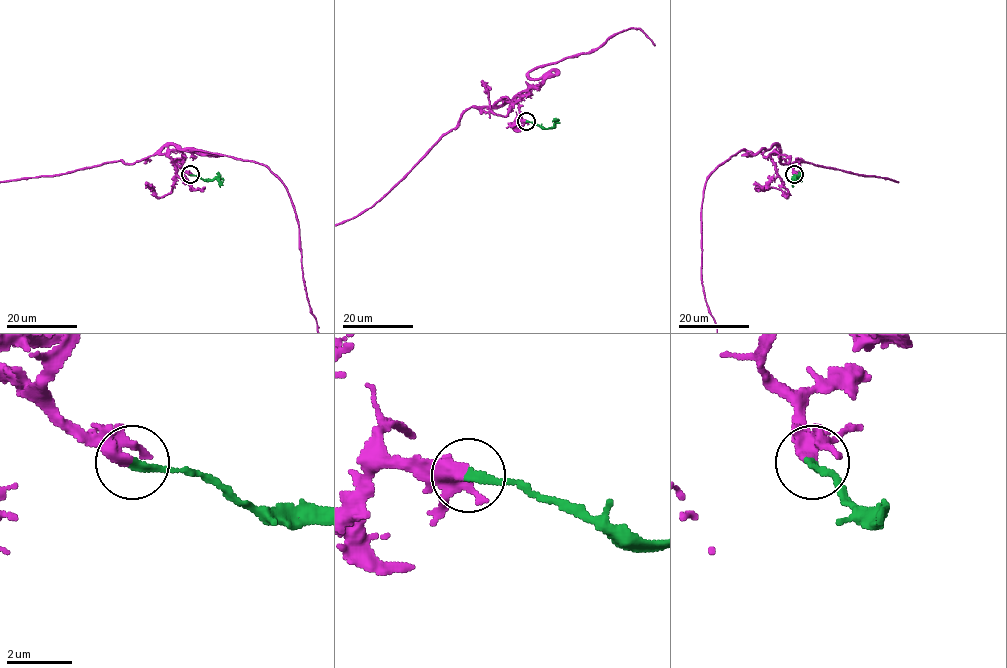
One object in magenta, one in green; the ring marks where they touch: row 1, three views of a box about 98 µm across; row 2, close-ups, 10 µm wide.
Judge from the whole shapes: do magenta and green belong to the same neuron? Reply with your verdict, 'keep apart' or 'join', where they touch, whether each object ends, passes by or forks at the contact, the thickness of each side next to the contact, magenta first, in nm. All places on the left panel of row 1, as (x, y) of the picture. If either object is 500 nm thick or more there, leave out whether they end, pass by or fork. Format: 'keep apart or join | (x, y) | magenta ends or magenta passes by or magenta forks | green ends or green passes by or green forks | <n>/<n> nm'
join | (190, 174) | magenta forks | green ends | 280/200 nm

